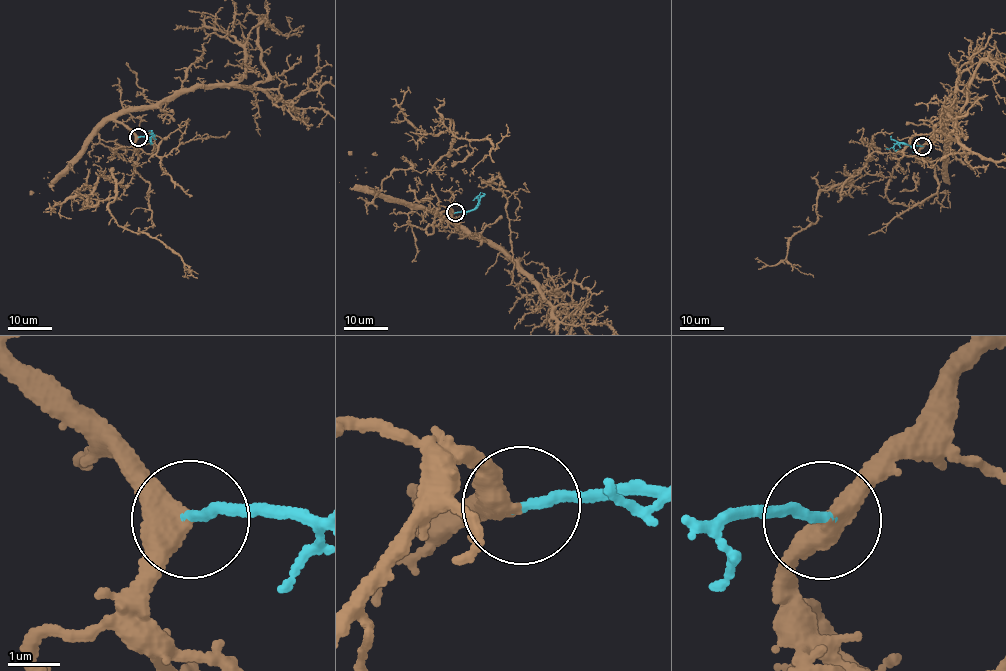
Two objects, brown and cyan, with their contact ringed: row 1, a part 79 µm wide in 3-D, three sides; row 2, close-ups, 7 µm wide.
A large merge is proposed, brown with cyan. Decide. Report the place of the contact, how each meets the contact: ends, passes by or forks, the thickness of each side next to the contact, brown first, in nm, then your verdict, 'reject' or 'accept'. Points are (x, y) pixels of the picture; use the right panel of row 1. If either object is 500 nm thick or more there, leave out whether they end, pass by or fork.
place (922, 146); brown passes by; cyan ends; calibres 400 and 200 nm; accept

